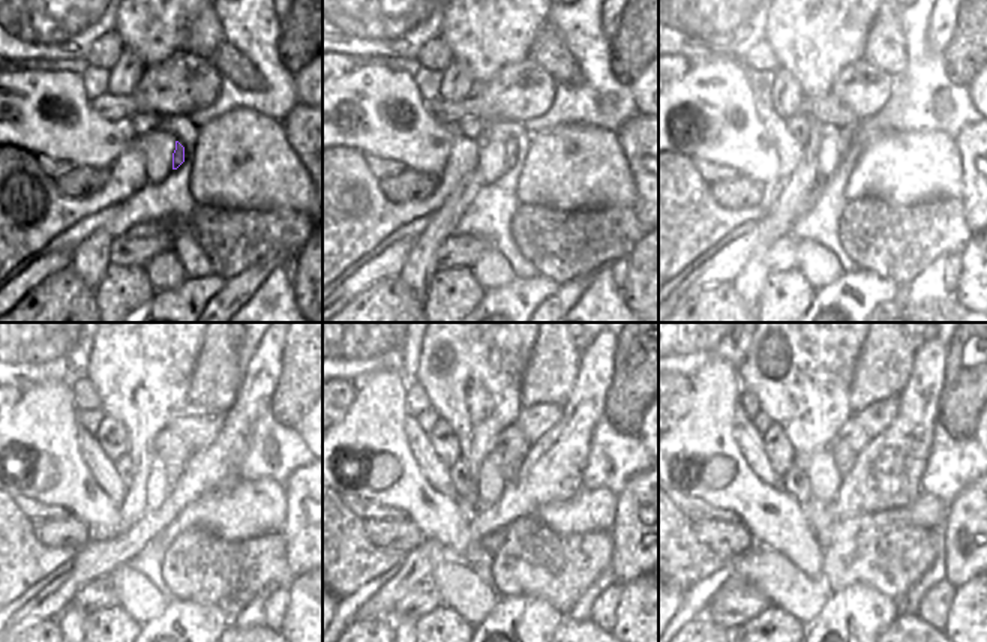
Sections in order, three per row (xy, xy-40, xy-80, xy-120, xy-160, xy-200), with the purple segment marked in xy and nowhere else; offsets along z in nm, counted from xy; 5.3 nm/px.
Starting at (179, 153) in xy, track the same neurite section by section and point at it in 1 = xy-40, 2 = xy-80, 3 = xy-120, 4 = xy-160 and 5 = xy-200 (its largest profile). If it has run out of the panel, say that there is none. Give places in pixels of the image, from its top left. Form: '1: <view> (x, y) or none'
1: xy-40 (510, 146)
2: xy-80 (843, 135)
3: xy-120 (173, 470)
4: xy-160 (509, 465)
5: xy-200 (843, 456)

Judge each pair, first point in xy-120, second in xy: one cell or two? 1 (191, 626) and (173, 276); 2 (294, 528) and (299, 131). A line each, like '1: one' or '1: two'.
1: two
2: one

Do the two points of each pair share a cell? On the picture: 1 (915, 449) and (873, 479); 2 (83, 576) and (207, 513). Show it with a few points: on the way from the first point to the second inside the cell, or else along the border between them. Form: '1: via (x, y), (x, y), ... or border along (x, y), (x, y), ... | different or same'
1: via (905, 450), (884, 471) | same
2: border along (179, 515), (150, 540) | different

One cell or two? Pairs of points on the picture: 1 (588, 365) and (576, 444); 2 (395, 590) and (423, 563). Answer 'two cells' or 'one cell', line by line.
1: one cell
2: one cell

